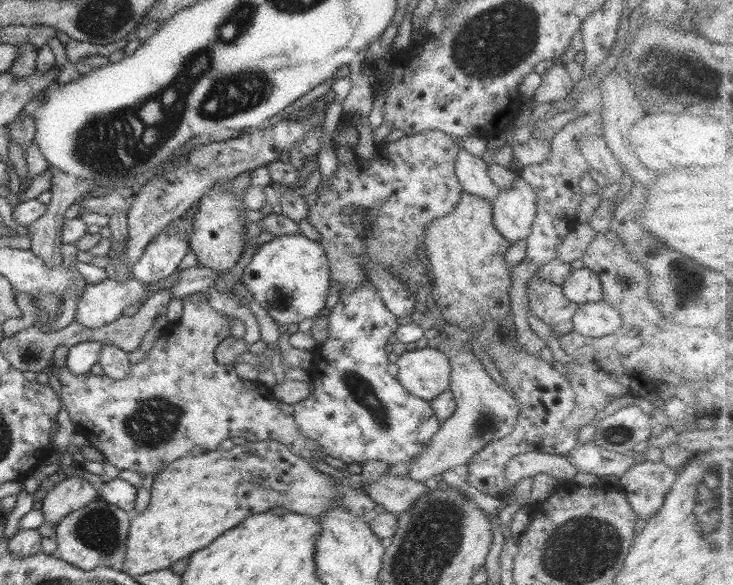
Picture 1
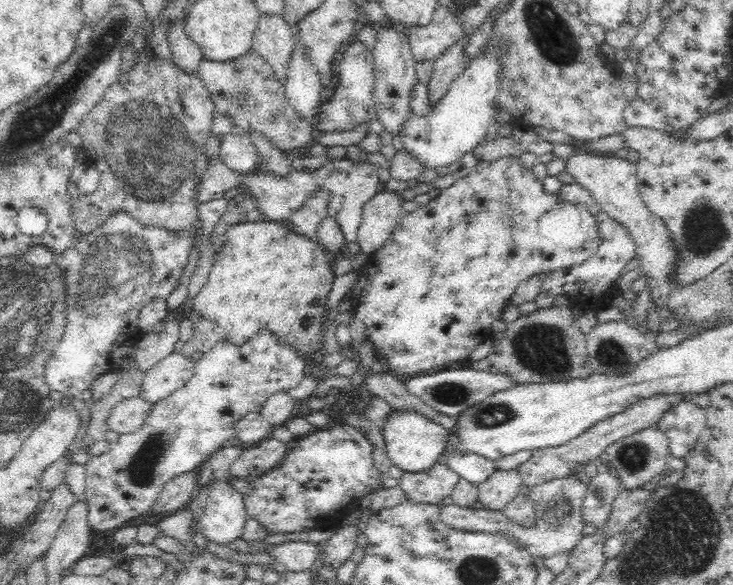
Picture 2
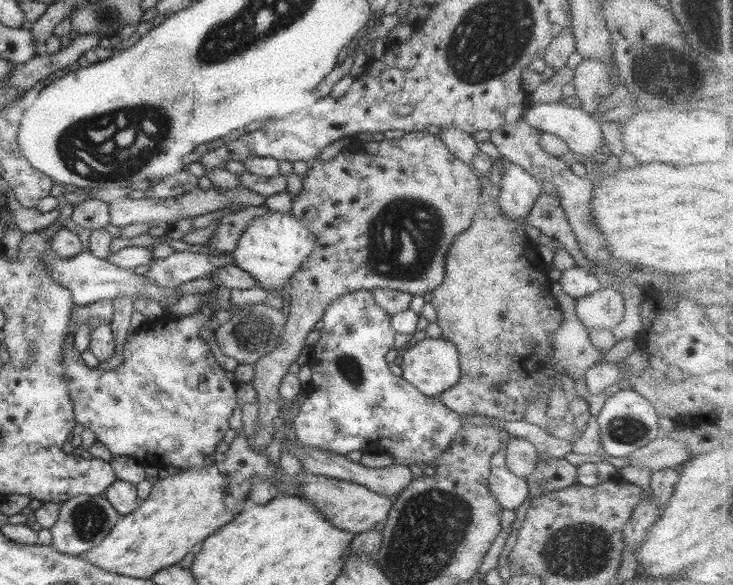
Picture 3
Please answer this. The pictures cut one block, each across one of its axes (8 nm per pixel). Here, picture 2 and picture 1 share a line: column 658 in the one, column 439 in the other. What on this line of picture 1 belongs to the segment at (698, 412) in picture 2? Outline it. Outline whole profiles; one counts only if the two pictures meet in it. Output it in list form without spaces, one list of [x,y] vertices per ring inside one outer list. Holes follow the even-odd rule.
[[[370,279],[362,286],[357,286],[356,290],[352,288],[342,292],[338,302],[334,308],[331,309],[331,313],[328,315],[329,335],[327,336],[327,340],[320,344],[320,350],[322,350],[320,358],[322,358],[322,360],[314,360],[316,368],[318,368],[324,376],[312,376],[310,384],[314,384],[314,394],[310,393],[308,399],[302,400],[302,402],[296,402],[296,404],[294,404],[295,412],[293,415],[296,420],[296,425],[298,425],[300,429],[300,433],[302,433],[304,437],[316,441],[316,443],[320,445],[320,449],[322,449],[324,455],[342,460],[342,462],[347,464],[352,462],[363,464],[369,460],[383,460],[386,464],[389,464],[389,466],[394,466],[397,462],[410,462],[412,459],[416,459],[416,457],[422,455],[422,453],[428,449],[428,443],[432,441],[432,437],[440,430],[441,424],[438,422],[438,418],[435,418],[430,402],[426,402],[426,400],[422,398],[416,398],[413,394],[408,393],[404,389],[404,386],[401,386],[400,382],[396,380],[396,377],[393,377],[388,372],[388,354],[384,351],[384,348],[386,348],[386,344],[388,344],[388,338],[390,338],[399,327],[396,319],[396,315],[388,310],[382,299],[376,294],[376,289]]]

